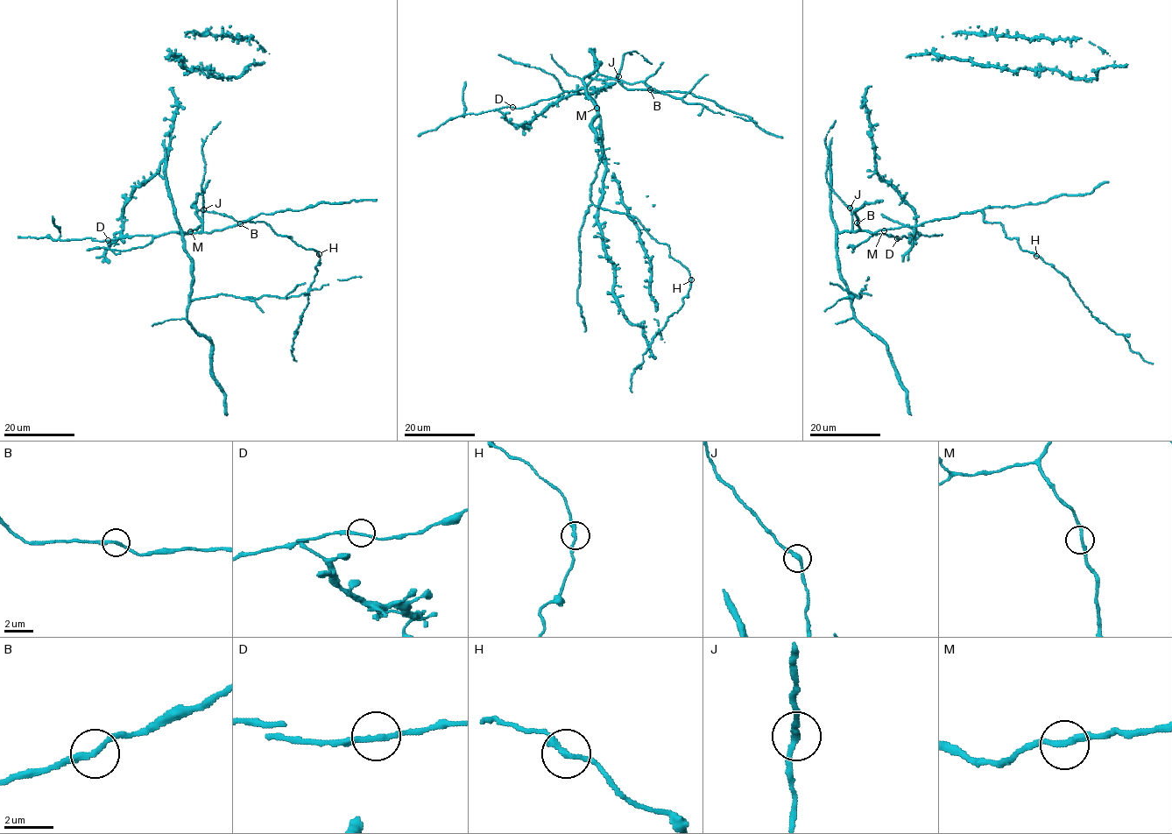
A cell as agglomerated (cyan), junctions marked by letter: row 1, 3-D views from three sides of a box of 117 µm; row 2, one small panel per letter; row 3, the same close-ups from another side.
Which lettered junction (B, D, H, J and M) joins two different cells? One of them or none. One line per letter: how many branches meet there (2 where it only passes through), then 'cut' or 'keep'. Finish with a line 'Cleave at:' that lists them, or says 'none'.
B: 2 branches meet; keep
D: 2 branches meet; keep
H: 2 branches meet; keep
J: 2 branches meet; keep
M: 2 branches meet; keep
Cleave at: none

